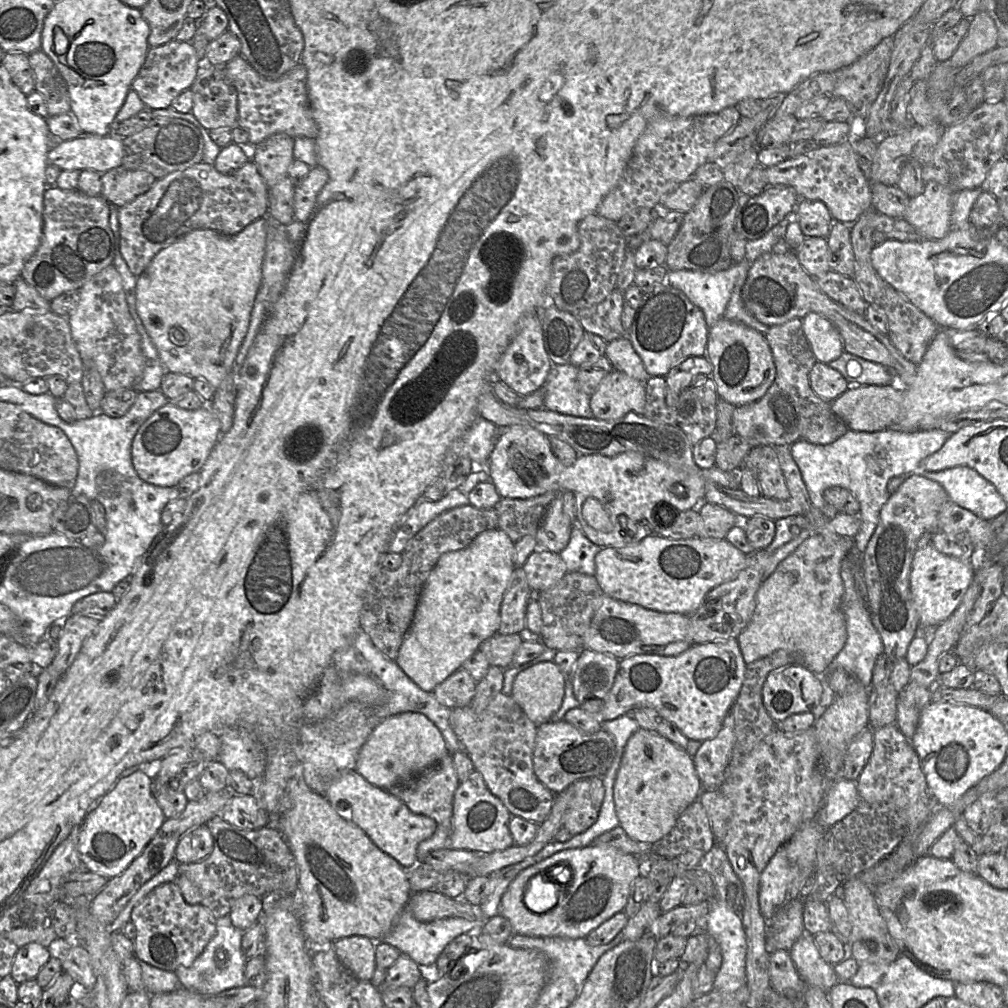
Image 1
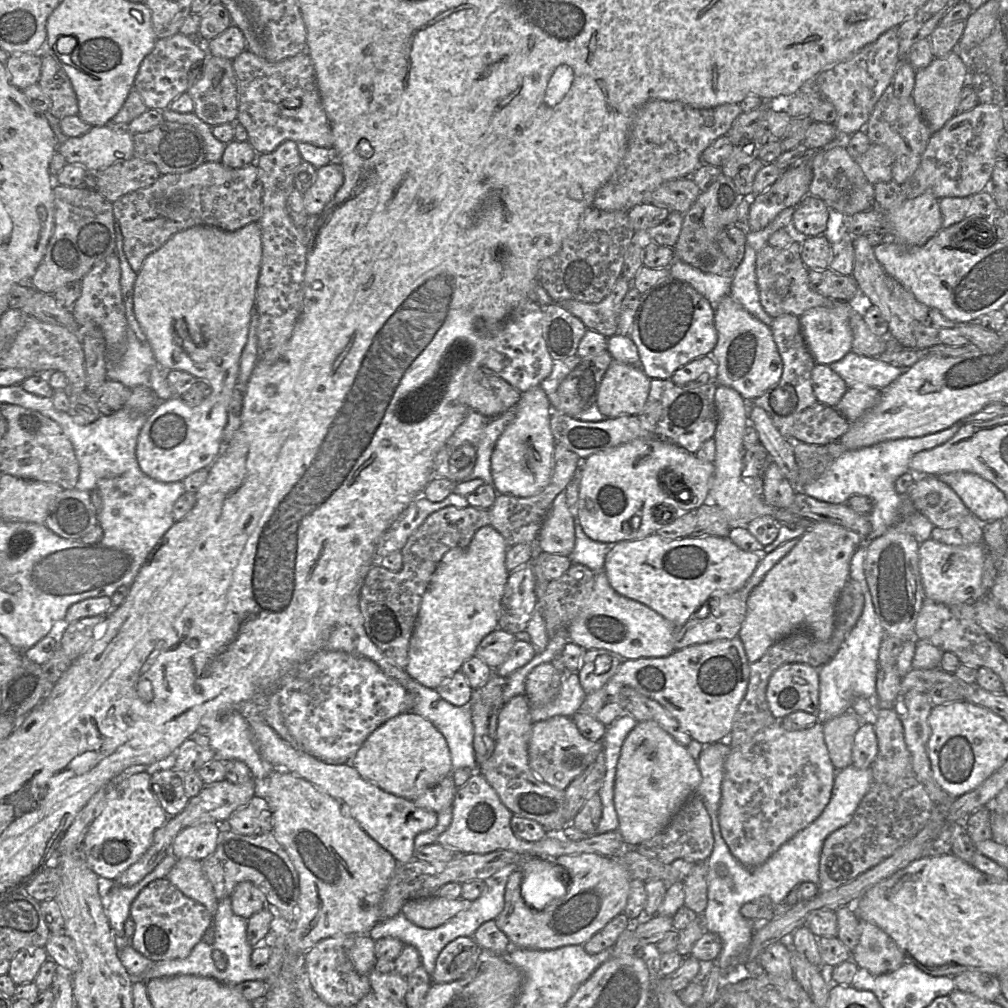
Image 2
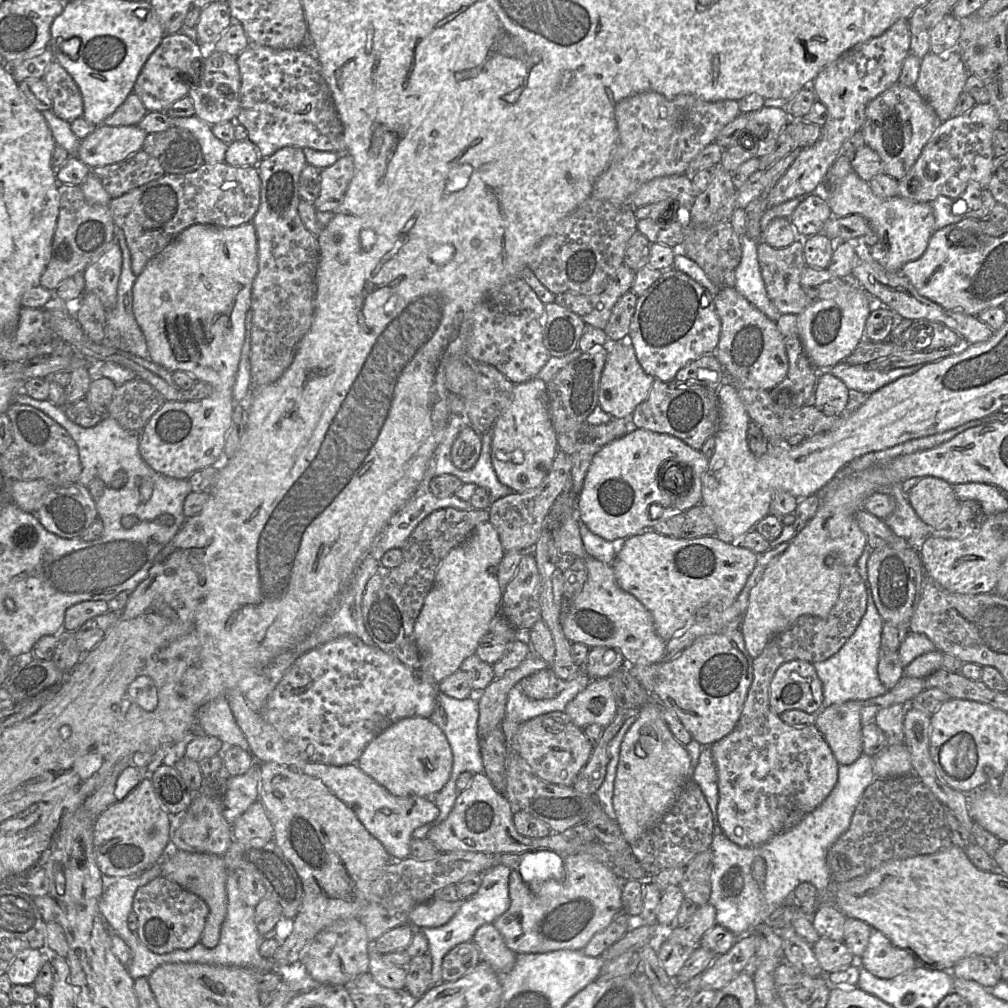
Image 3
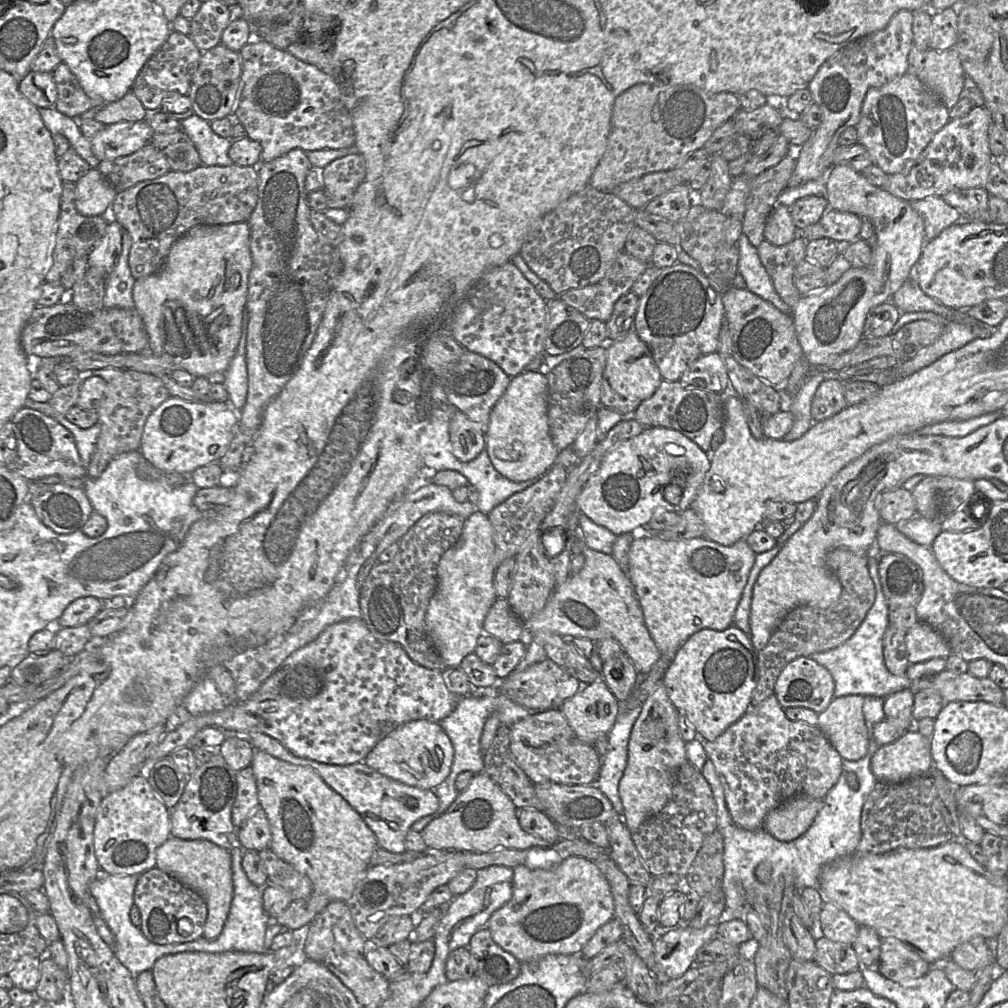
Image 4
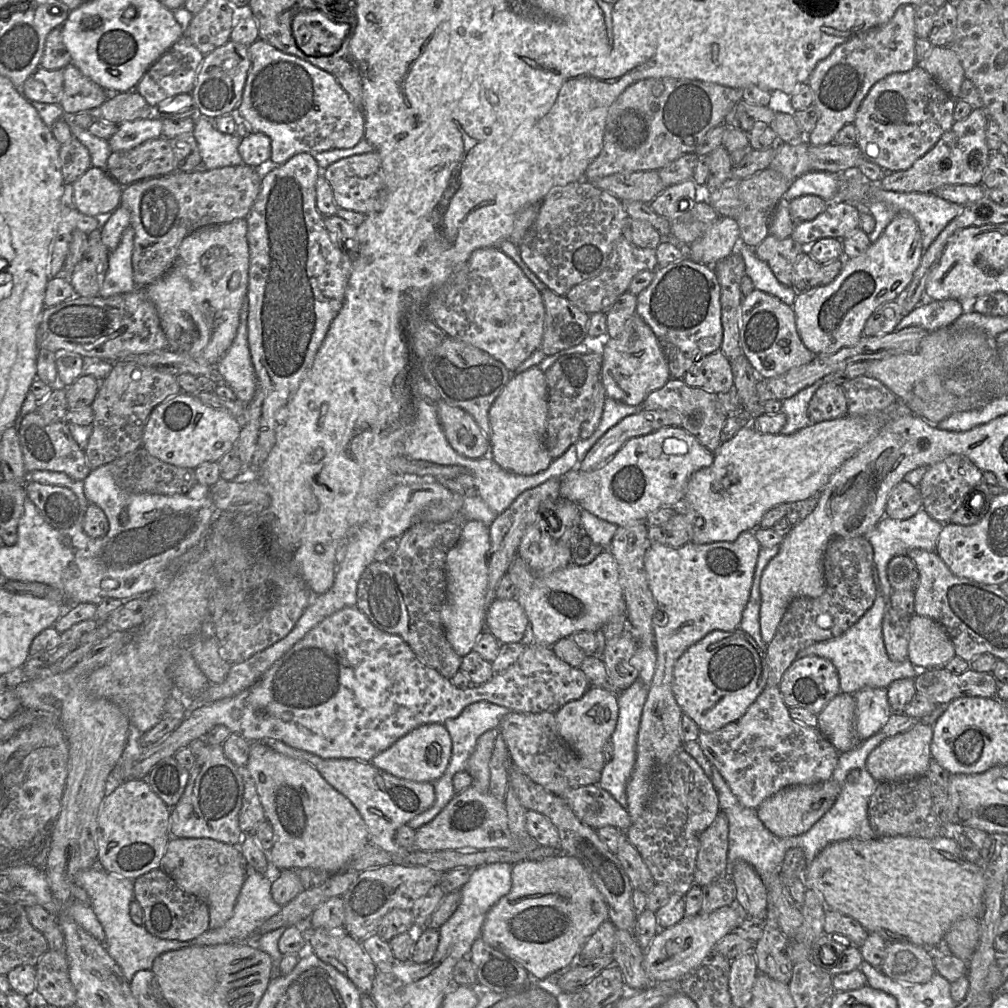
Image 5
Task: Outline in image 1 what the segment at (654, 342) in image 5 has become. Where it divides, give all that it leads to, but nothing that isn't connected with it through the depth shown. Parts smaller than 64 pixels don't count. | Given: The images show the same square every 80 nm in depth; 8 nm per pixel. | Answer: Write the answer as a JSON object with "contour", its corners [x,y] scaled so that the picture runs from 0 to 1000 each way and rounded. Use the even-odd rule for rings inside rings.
{"contour":[[[608,365],[585,393],[585,404],[589,415],[607,417],[624,409],[638,411],[640,398],[640,379]]]}

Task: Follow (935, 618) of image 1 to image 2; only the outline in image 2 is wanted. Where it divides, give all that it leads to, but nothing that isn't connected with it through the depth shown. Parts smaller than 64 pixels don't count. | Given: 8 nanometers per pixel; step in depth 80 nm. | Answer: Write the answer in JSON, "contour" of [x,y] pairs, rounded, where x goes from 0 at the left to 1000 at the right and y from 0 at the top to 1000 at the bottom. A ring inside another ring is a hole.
{"contour":[[[922,534],[912,541],[911,549],[918,594],[946,600],[976,591],[973,579],[978,543],[975,538],[947,542]]]}

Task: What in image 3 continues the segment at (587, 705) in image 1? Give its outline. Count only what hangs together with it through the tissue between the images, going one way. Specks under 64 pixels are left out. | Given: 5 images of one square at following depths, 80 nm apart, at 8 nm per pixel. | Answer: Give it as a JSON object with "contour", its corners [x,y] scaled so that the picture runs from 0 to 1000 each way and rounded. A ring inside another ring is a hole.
{"contour":[[[592,641],[586,643],[577,664],[586,675],[602,673],[620,658],[616,647],[610,643]]]}

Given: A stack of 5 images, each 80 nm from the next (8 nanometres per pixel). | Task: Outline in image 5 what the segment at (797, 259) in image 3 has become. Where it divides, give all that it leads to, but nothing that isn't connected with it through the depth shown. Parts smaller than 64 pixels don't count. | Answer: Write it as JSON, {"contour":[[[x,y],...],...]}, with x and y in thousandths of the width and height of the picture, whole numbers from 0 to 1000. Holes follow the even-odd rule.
{"contour":[[[762,233],[749,247],[750,254],[760,260],[771,278],[780,284],[786,284],[786,267],[792,254],[800,248],[786,236],[772,237]]]}

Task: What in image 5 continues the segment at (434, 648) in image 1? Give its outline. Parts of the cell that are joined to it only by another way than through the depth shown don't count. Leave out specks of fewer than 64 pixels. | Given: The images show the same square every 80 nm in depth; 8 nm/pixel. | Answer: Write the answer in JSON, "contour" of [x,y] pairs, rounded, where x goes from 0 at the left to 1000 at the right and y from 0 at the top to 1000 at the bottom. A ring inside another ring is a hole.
{"contour":[[[474,516],[459,517],[456,534],[442,552],[443,583],[438,615],[445,638],[456,652],[469,645],[475,630],[481,625],[486,541],[486,523]]]}

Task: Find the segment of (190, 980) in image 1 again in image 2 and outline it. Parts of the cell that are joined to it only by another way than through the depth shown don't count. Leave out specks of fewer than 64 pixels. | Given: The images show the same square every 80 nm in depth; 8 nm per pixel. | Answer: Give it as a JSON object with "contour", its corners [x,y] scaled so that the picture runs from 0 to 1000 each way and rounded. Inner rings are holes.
{"contour":[[[229,890],[217,893],[216,902],[210,914],[213,926],[213,933],[210,937],[199,933],[184,950],[152,954],[141,968],[132,970],[132,975],[134,973],[144,973],[146,975],[152,970],[175,969],[179,967],[207,969],[224,977],[235,977],[247,972],[261,972],[266,975],[266,970],[268,969],[267,952],[265,955],[255,959],[249,956],[249,946],[252,939],[245,933],[245,917],[245,912],[231,905]]]}

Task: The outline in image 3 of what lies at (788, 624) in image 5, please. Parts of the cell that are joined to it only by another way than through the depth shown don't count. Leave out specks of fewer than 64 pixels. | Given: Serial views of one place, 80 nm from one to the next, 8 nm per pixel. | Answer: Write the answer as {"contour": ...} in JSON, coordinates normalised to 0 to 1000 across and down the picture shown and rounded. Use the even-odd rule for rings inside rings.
{"contour":[[[847,561],[838,568],[831,595],[819,612],[804,610],[793,612],[784,623],[767,632],[755,650],[747,655],[747,676],[730,722],[745,718],[764,704],[764,679],[776,659],[787,655],[796,655],[808,659],[822,654],[846,630],[859,604],[859,581],[850,562]]]}

